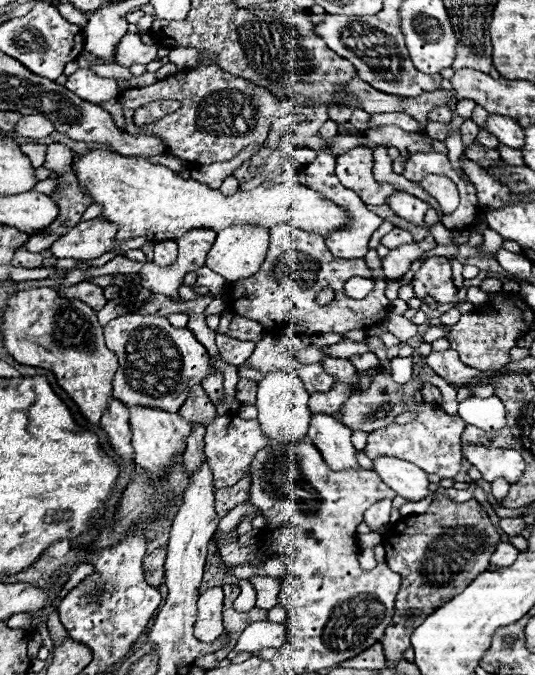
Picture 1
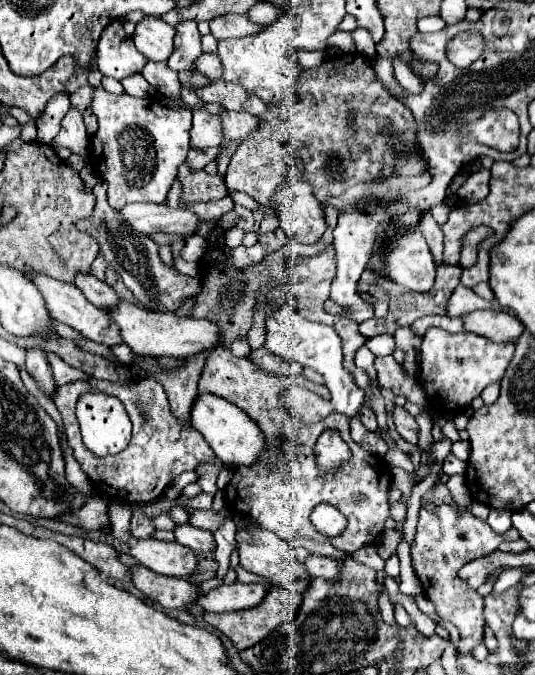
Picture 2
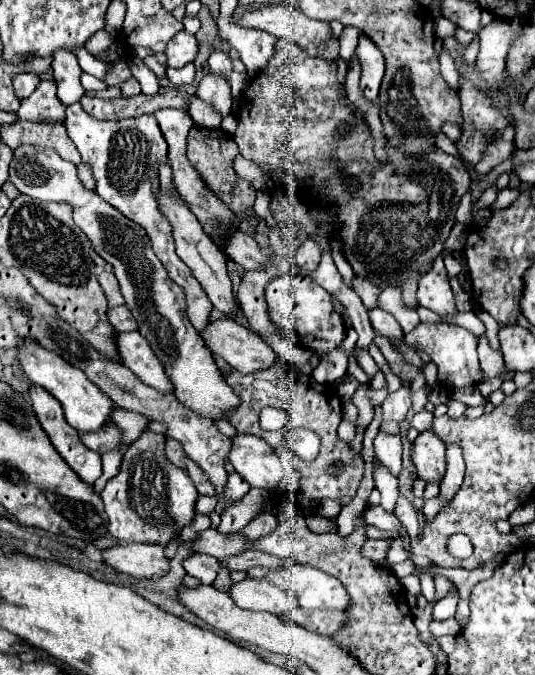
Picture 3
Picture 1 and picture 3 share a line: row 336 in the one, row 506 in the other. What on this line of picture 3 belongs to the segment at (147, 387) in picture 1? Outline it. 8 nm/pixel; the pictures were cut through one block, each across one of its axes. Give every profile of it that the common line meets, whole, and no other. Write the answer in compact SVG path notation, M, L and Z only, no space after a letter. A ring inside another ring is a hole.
M146 430L124 454L122 458L122 466L120 472L110 478L100 494L104 506L106 506L106 514L110 518L108 524L108 532L110 536L114 536L118 542L146 542L146 544L162 544L166 546L168 542L176 542L182 536L182 530L186 526L192 524L194 520L194 506L198 500L198 490L192 484L192 480L180 472L180 468L176 468L174 464L168 464L168 458L164 456L164 444L166 444L166 436L156 434Z

